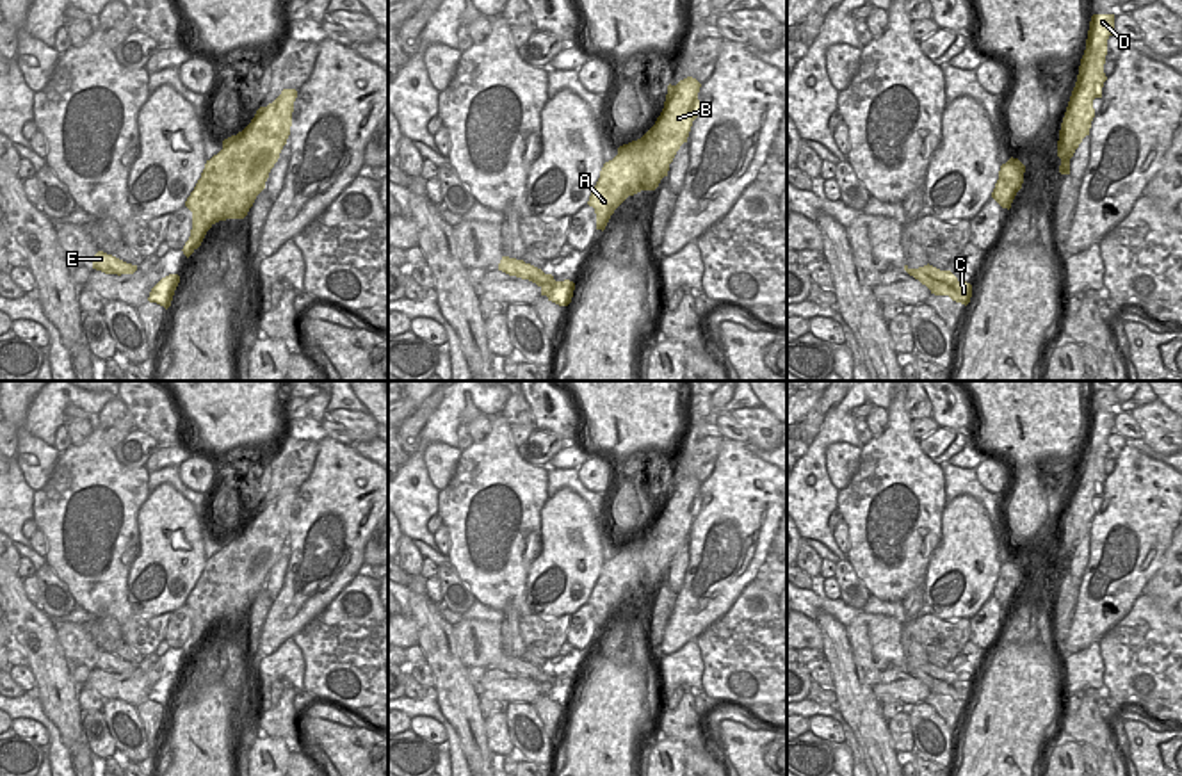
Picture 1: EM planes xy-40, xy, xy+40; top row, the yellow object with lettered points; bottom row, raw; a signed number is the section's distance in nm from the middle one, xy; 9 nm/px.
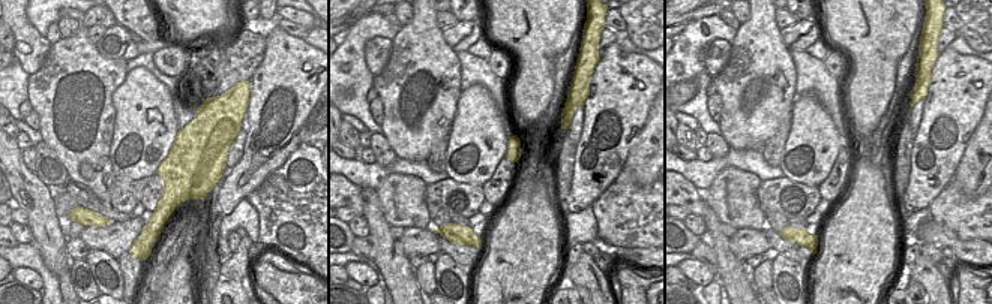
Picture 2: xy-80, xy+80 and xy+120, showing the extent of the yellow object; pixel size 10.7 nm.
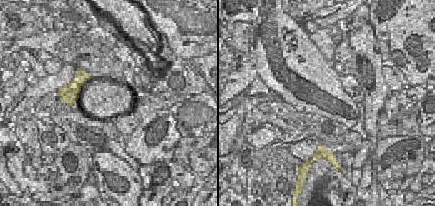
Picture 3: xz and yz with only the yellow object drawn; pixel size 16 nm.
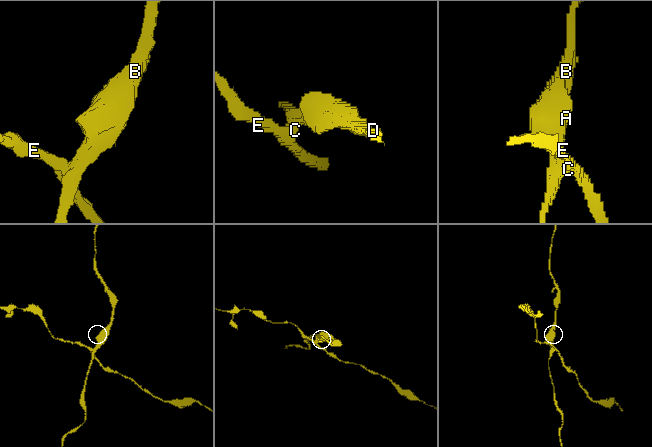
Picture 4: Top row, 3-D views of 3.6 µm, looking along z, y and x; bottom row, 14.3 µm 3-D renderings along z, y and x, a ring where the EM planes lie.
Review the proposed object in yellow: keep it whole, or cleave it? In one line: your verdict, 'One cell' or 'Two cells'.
Two cells

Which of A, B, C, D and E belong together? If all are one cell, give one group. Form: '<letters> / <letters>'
A B C D / E

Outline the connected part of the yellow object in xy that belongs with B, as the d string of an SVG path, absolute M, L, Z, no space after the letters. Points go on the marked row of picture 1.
M687 77L676 85L668 85L664 109L655 125L637 141L618 148L618 155L605 162L600 178L589 196L587 205L595 208L596 230L605 230L614 210L628 198L641 190L655 190L664 176L668 176L669 164L684 142L687 142L692 121L700 114L700 93L701 84Z

